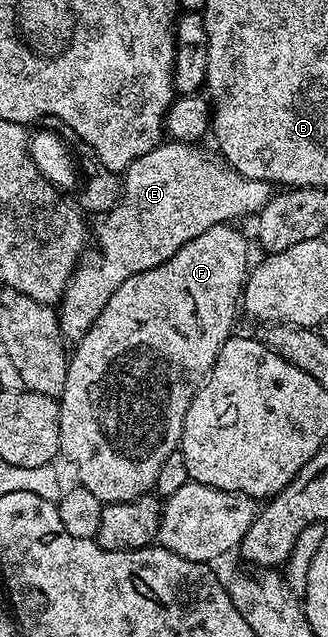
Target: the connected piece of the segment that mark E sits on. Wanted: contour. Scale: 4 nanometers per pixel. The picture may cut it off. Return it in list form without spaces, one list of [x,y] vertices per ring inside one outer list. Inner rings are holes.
[[[171,139],[148,150],[148,154],[136,158],[126,168],[120,180],[122,195],[118,197],[117,204],[99,219],[102,221],[95,228],[93,225],[92,236],[93,239],[94,236],[98,239],[98,252],[91,251],[75,268],[73,274],[70,275],[70,281],[66,284],[66,293],[57,305],[58,325],[67,341],[81,340],[84,333],[92,326],[92,322],[96,322],[100,310],[104,310],[108,298],[116,294],[118,287],[129,276],[135,276],[144,270],[152,270],[168,262],[168,258],[172,258],[172,254],[176,254],[180,246],[192,242],[196,234],[204,234],[208,226],[238,222],[241,216],[253,217],[270,201],[271,184],[263,180],[244,178],[236,169],[230,167],[221,155],[213,151],[212,153],[205,152],[204,149],[198,147],[202,146]]]

